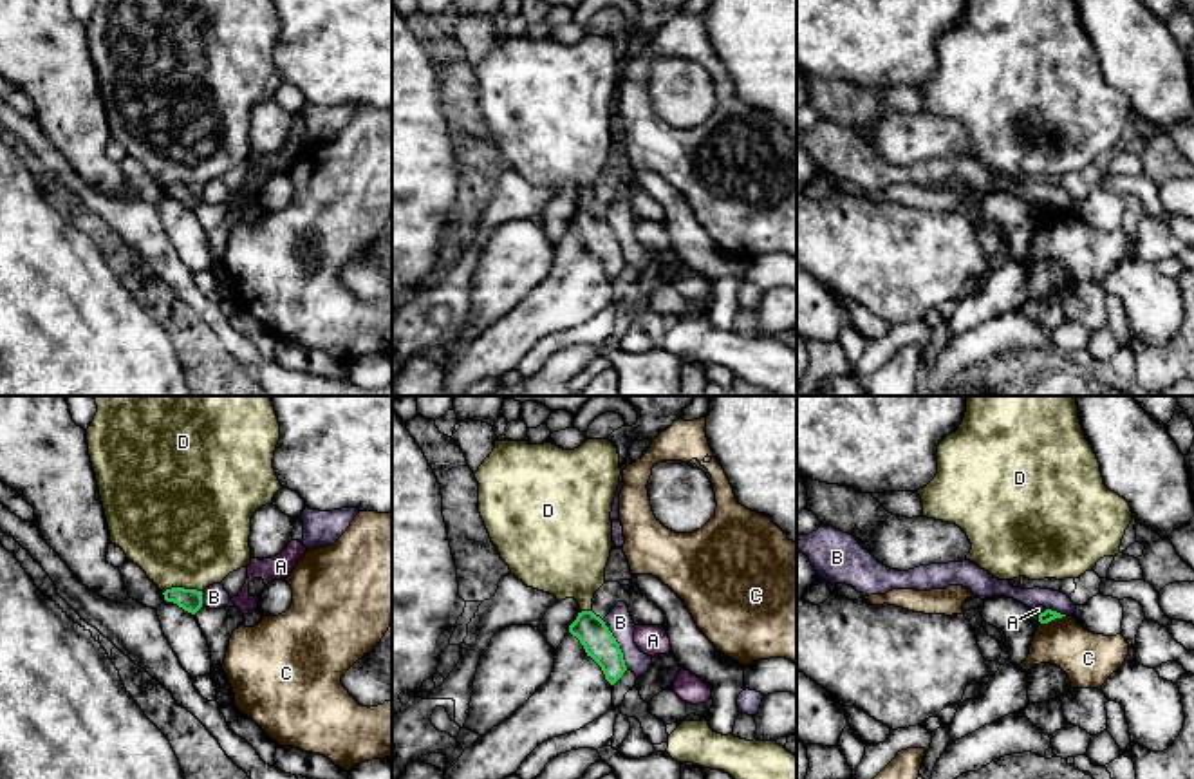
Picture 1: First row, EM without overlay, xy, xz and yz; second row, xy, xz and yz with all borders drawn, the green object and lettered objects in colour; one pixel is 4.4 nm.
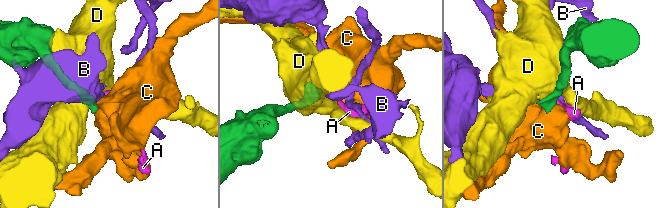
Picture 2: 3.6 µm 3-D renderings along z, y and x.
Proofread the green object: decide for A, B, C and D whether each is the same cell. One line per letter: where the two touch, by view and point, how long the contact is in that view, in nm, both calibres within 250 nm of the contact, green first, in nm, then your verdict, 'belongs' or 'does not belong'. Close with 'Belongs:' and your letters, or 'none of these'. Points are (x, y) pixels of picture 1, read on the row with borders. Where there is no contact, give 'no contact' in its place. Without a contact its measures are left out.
A: meets green in yz at (1041, 613); contact 50 nm long; 60 nm thick on the green side, 40 nm on the other; does not belong
B: meets green in xz at (618, 644); contact 240 nm long; 140 nm thick on the green side, 120 nm on the other; does not belong
C: meets green in yz at (1052, 619); contact 120 nm long; 60 nm thick on the green side, 240 nm on the other; does not belong
D: meets green in xy at (183, 588); contact 170 nm long; 100 nm thick on the green side, 500 nm on the other; does not belong
Belongs: none of these

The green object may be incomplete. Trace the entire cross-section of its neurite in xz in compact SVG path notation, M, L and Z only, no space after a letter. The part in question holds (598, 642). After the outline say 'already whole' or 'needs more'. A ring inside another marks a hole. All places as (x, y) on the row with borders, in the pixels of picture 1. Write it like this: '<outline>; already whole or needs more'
M592 611L578 613L569 625L569 633L580 640L587 656L591 656L603 671L605 680L614 685L627 671L620 643Z; already whole

